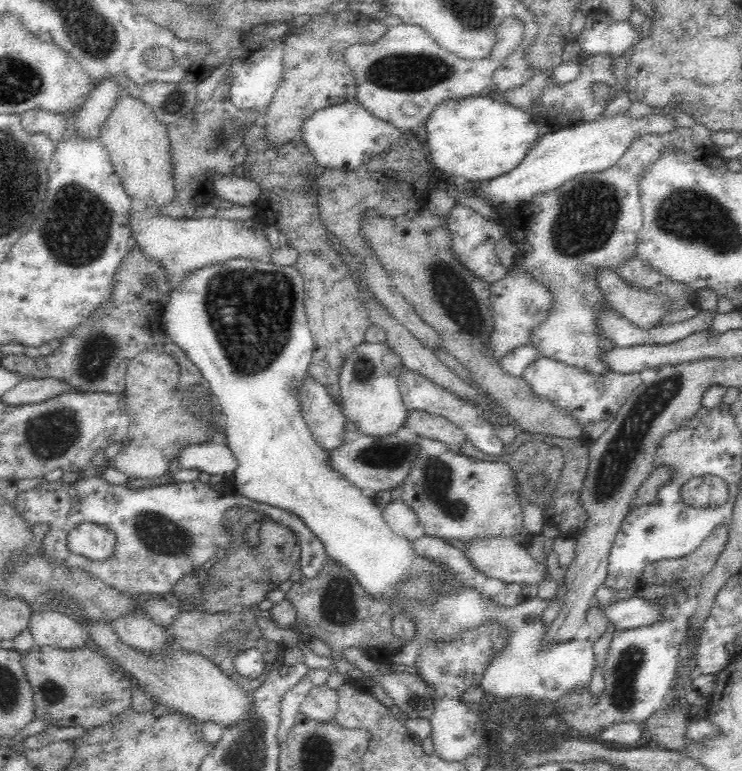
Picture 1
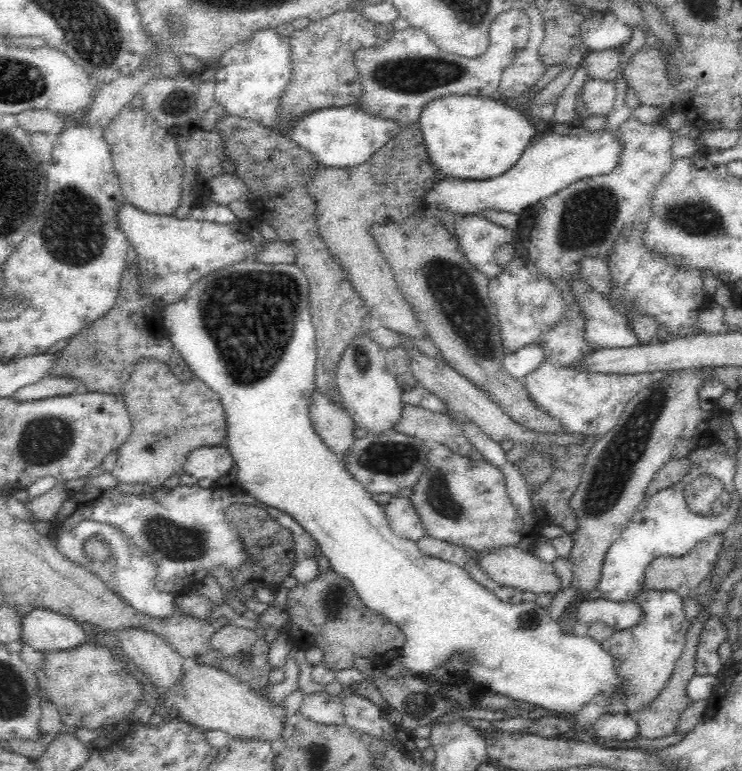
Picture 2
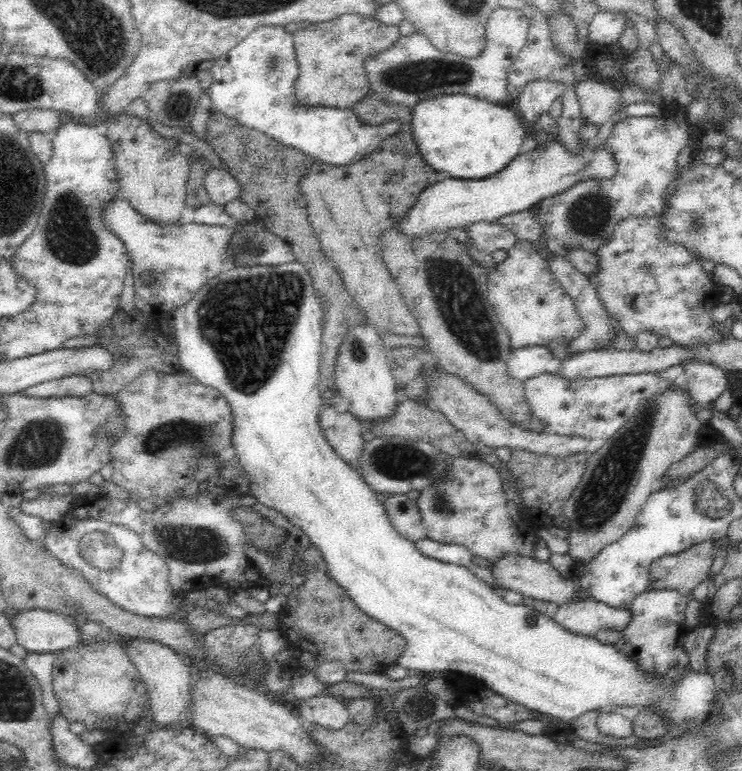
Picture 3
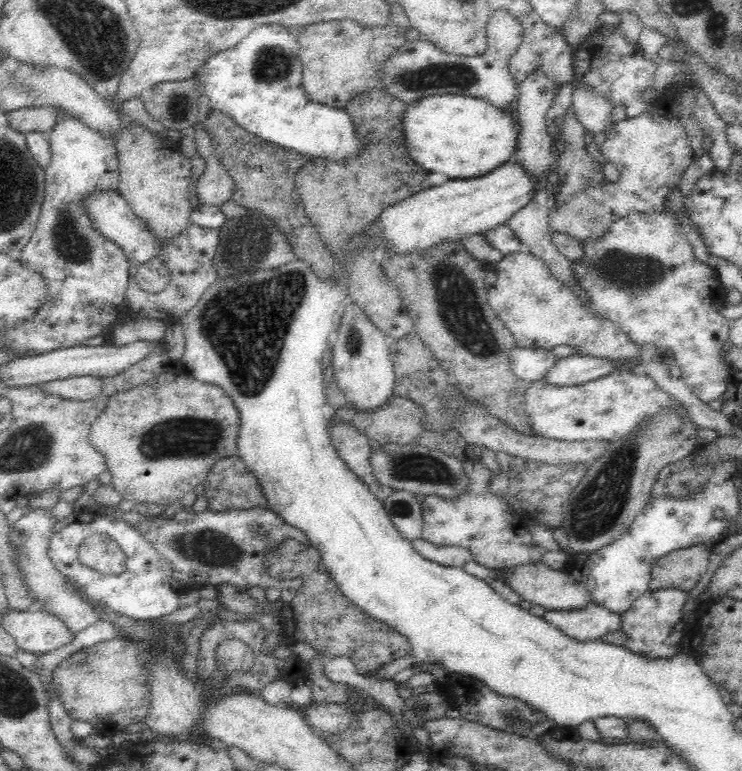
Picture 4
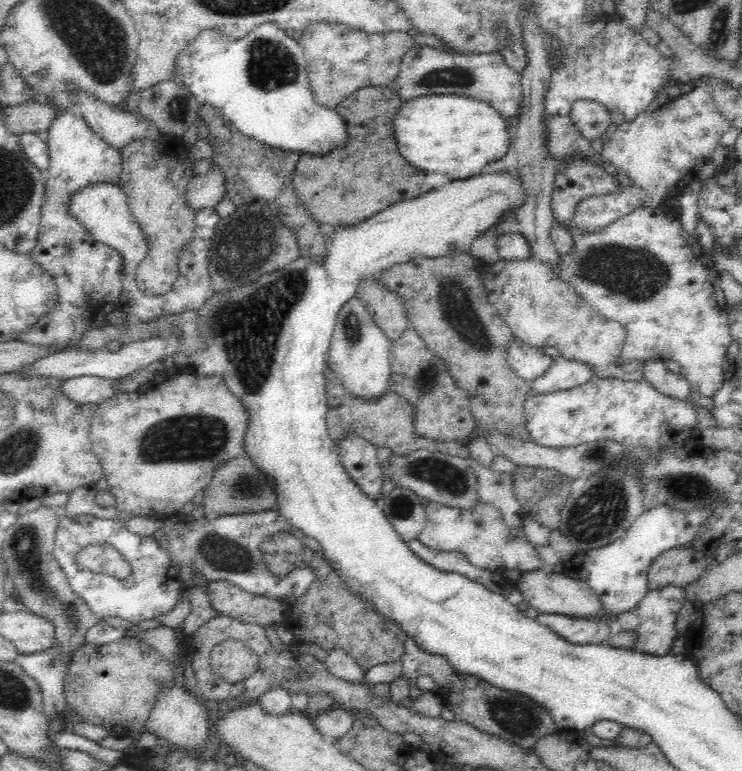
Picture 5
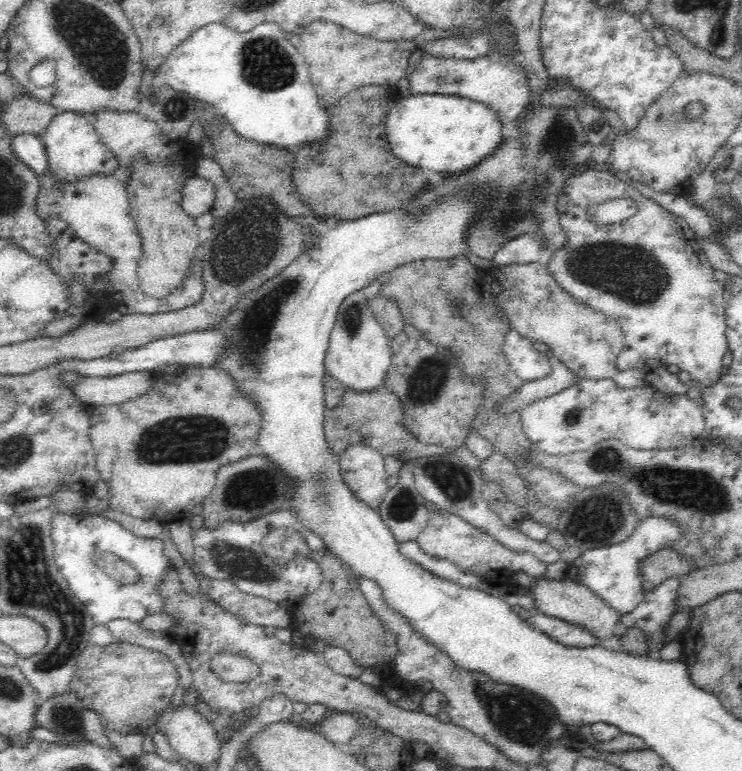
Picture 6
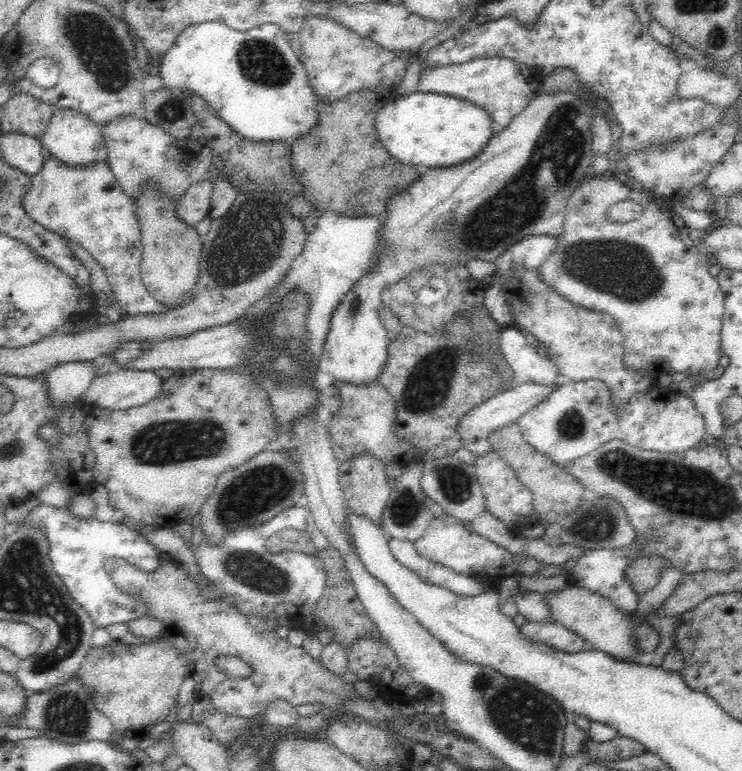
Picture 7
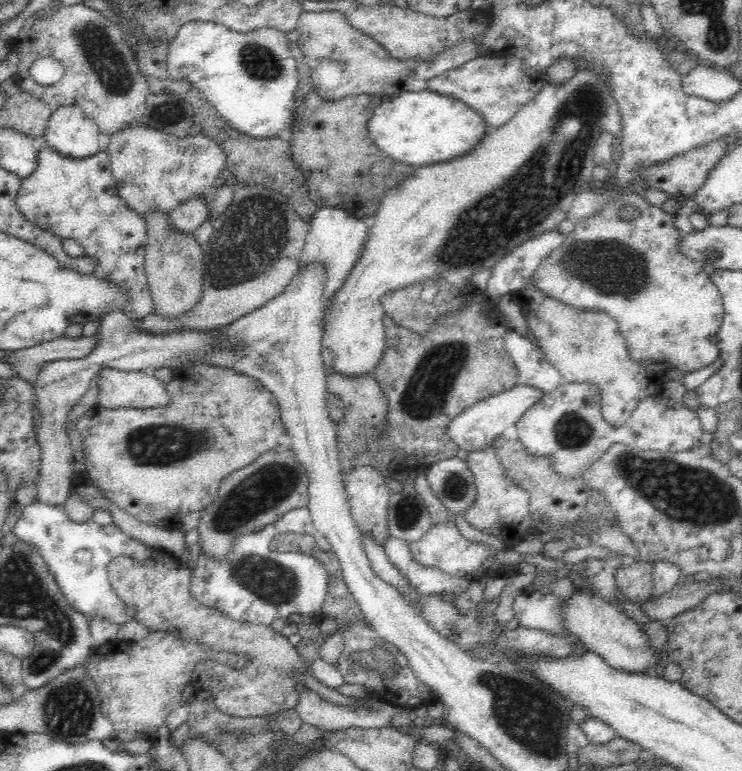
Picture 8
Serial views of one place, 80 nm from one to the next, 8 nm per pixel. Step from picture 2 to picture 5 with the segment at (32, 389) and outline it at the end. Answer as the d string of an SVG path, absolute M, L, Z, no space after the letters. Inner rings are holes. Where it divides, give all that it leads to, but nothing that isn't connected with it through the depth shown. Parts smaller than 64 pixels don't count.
M77 376L76 378L68 378L68 380L65 380L60 387L65 392L65 395L74 402L78 402L80 404L98 405L108 400L112 400L112 398L116 398L118 393L124 393L124 392L119 392L119 390L117 390L118 383L119 382L117 382L117 379L100 378L99 376Z

